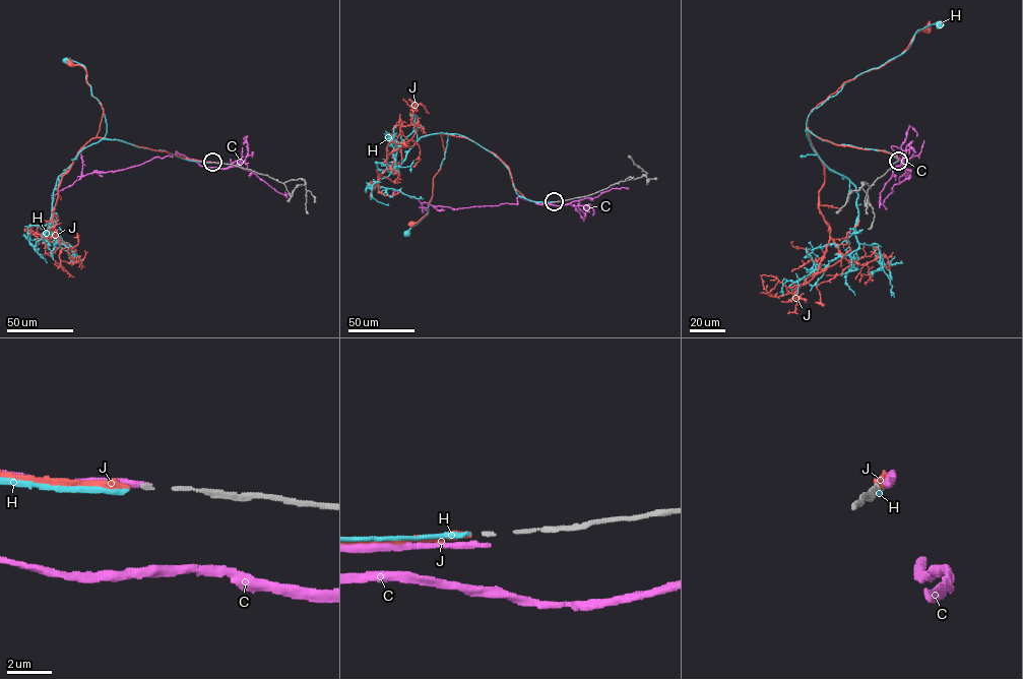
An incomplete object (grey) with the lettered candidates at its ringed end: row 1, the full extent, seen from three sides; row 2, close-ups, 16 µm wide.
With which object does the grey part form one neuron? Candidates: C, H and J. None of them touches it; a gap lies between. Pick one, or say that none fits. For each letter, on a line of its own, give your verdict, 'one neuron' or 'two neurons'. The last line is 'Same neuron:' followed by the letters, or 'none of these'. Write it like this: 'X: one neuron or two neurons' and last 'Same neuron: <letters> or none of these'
C: two neurons
H: two neurons
J: one neuron
Same neuron: J

